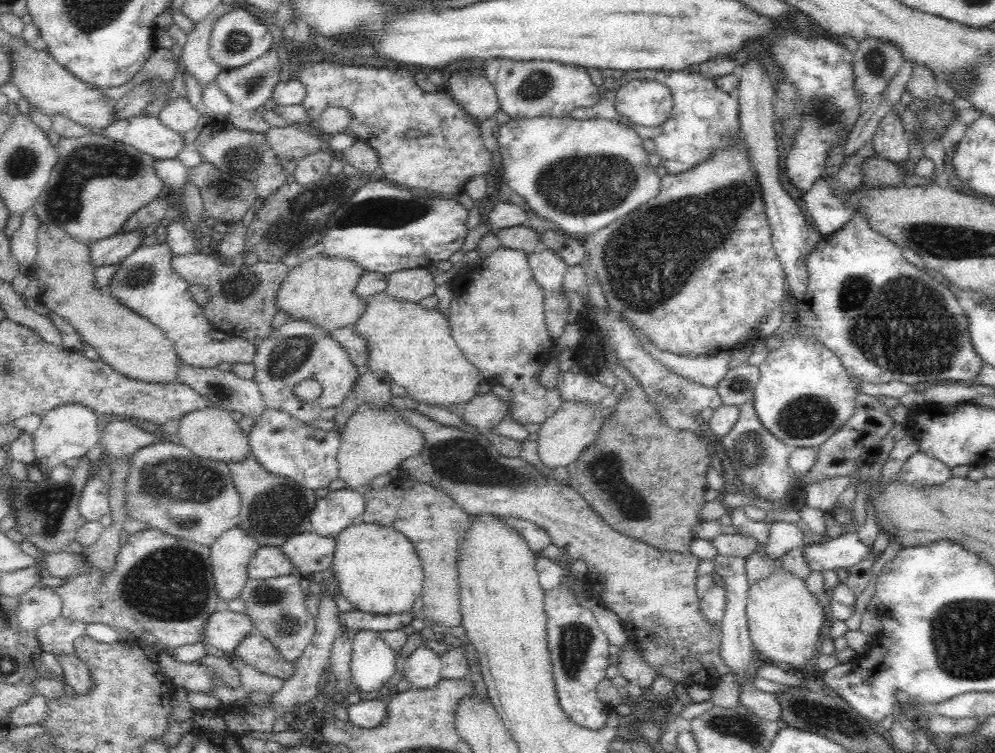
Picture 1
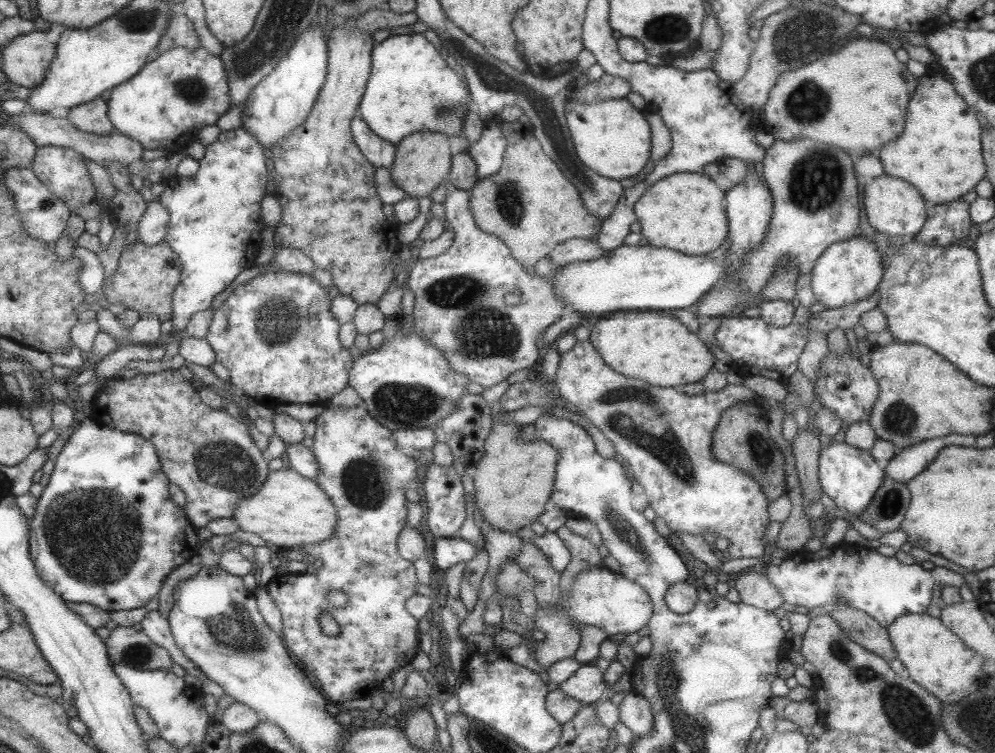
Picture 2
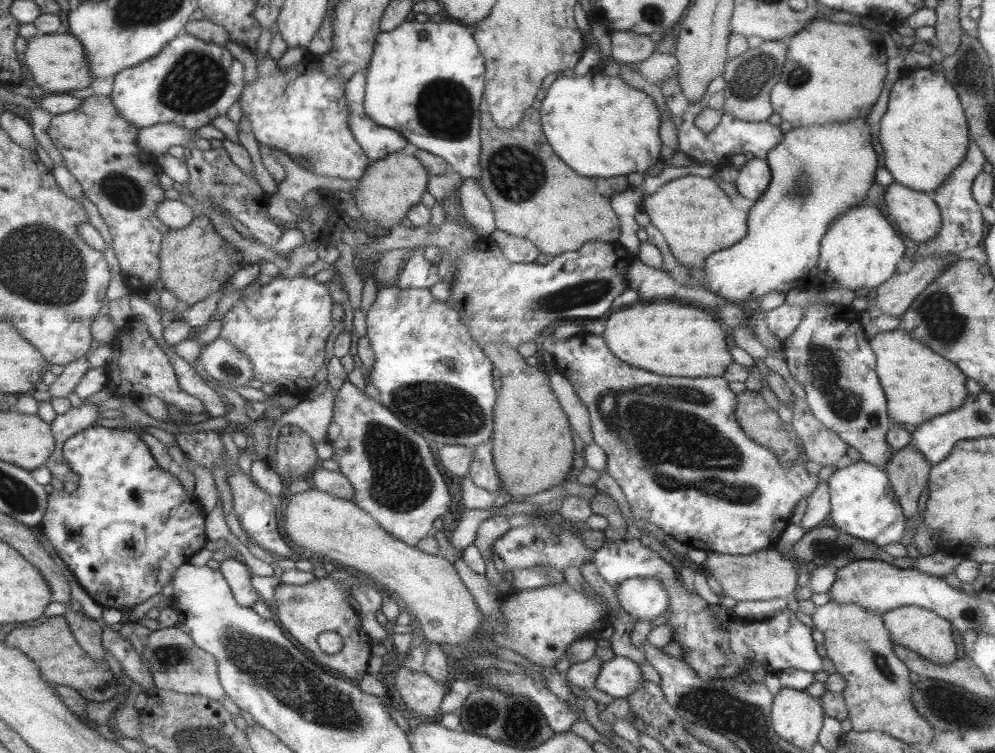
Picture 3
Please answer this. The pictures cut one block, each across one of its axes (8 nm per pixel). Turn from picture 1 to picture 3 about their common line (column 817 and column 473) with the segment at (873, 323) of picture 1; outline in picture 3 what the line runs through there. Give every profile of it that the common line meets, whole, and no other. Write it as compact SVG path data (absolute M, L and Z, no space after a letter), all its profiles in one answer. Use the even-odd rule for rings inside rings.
M481 235L477 242L465 246L453 260L457 270L453 272L453 280L449 286L450 294L445 305L457 312L459 322L467 327L469 335L480 349L489 342L504 342L509 347L517 349L520 343L533 342L541 334L541 330L553 324L555 320L600 319L599 316L606 316L611 311L611 302L627 289L625 268L635 258L637 256L627 253L617 240L589 240L577 250L554 256L546 264L511 263L505 260L495 240L491 240L488 235Z

